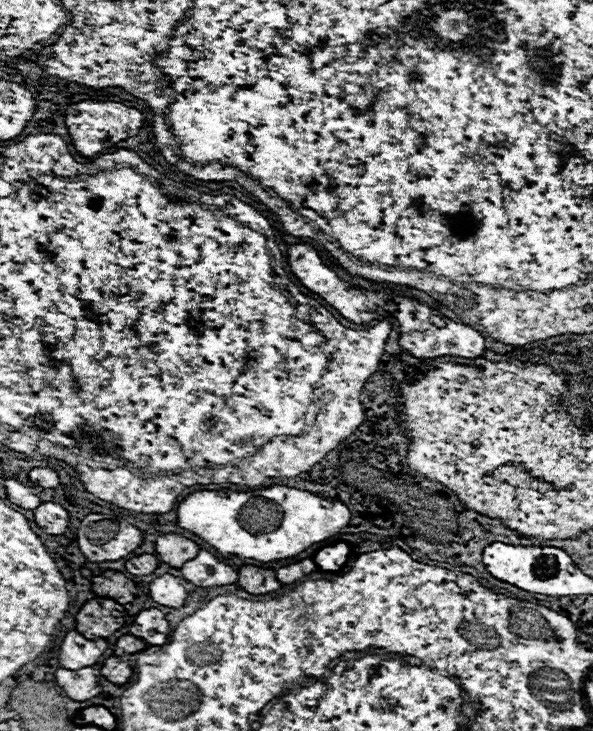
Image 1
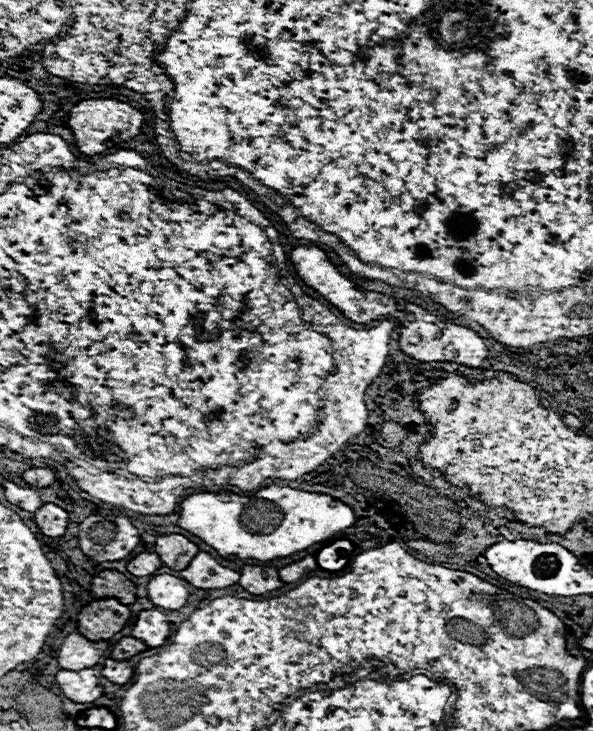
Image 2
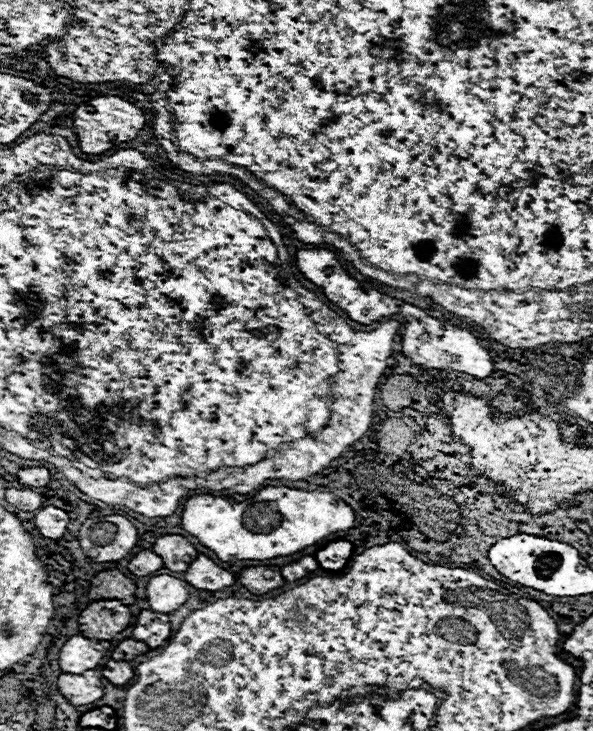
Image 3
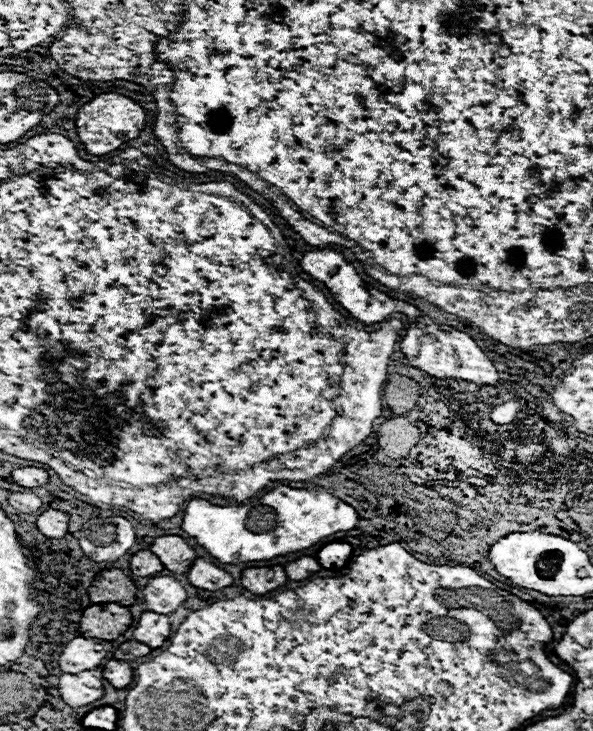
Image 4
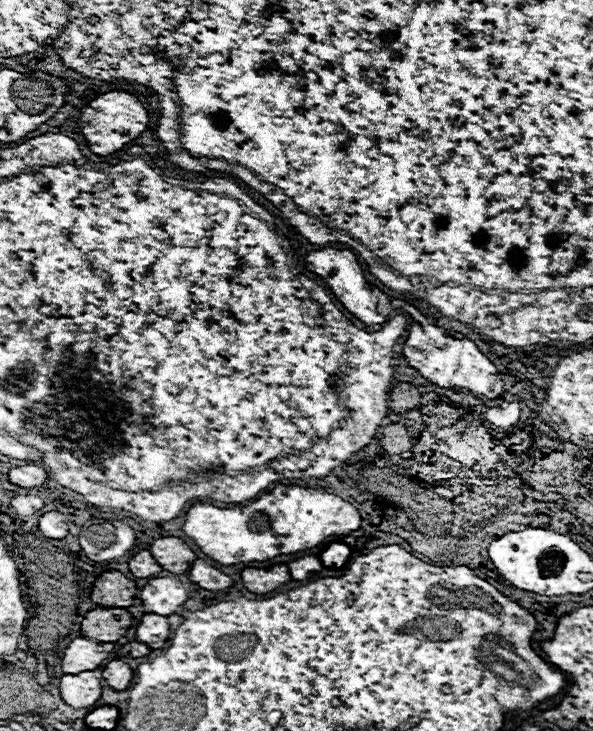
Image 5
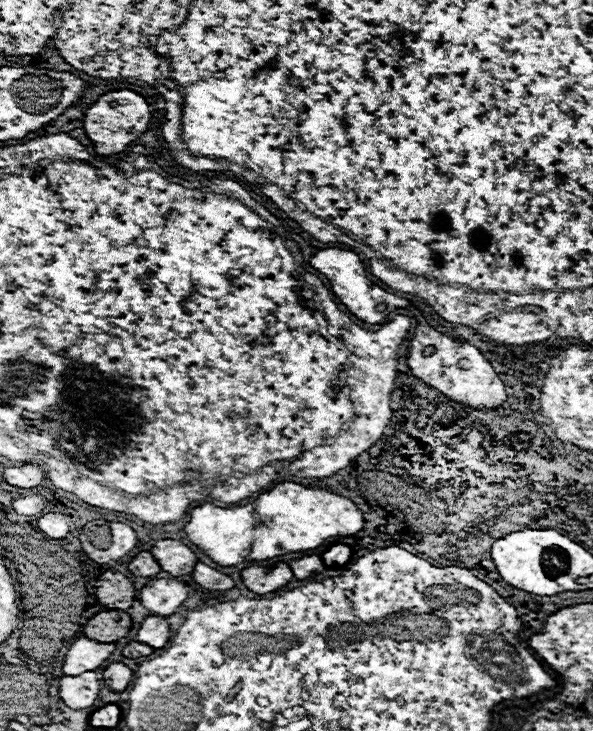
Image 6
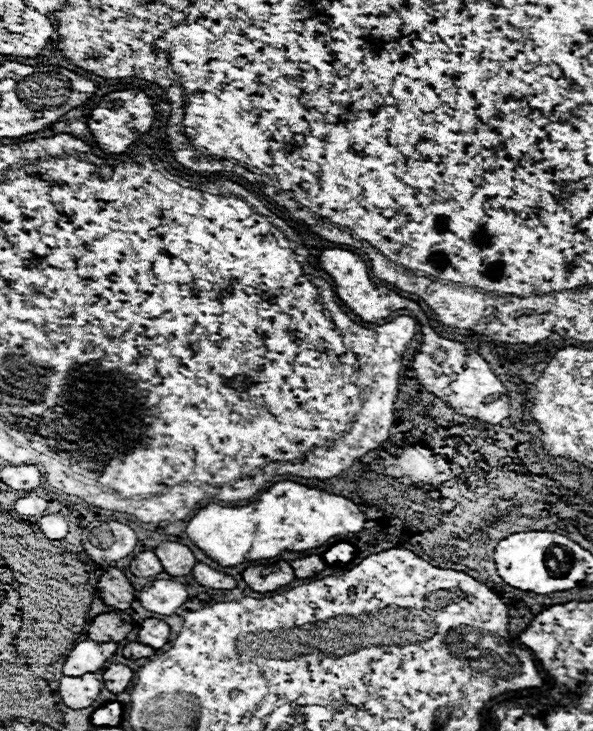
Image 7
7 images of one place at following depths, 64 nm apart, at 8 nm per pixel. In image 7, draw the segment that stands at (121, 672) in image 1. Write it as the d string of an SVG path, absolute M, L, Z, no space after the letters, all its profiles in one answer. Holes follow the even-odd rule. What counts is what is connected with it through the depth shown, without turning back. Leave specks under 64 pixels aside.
M110 664L108 670L104 672L104 684L110 692L114 694L120 694L120 692L126 692L126 688L130 686L132 682L132 676L134 672L128 668L128 666L122 666L122 664Z

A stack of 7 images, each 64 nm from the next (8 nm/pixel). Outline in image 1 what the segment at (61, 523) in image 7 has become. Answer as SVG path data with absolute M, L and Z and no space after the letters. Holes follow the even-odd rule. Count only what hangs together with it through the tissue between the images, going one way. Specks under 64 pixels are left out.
M42 502L36 510L34 510L34 518L36 524L52 536L60 536L66 532L66 524L68 524L68 512L56 504L56 502Z

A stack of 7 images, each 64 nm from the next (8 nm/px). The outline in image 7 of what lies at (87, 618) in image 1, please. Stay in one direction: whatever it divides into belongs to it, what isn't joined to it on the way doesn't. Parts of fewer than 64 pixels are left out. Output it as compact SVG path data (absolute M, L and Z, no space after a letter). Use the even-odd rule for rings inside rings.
M108 612L108 614L100 614L90 622L88 628L88 638L96 640L96 642L120 642L128 636L128 632L132 630L132 618L128 614L116 614L116 612Z

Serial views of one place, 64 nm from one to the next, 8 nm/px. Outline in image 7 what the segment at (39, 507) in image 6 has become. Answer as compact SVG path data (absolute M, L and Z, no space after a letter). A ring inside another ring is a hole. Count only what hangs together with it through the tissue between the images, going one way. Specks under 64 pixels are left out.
M40 496L18 498L14 504L14 510L18 512L18 516L40 516L46 508L48 508L48 502Z

